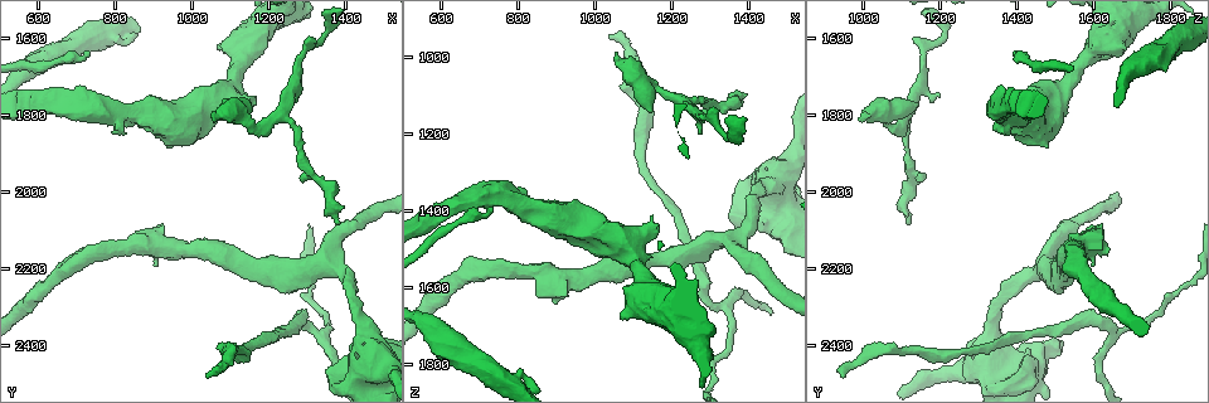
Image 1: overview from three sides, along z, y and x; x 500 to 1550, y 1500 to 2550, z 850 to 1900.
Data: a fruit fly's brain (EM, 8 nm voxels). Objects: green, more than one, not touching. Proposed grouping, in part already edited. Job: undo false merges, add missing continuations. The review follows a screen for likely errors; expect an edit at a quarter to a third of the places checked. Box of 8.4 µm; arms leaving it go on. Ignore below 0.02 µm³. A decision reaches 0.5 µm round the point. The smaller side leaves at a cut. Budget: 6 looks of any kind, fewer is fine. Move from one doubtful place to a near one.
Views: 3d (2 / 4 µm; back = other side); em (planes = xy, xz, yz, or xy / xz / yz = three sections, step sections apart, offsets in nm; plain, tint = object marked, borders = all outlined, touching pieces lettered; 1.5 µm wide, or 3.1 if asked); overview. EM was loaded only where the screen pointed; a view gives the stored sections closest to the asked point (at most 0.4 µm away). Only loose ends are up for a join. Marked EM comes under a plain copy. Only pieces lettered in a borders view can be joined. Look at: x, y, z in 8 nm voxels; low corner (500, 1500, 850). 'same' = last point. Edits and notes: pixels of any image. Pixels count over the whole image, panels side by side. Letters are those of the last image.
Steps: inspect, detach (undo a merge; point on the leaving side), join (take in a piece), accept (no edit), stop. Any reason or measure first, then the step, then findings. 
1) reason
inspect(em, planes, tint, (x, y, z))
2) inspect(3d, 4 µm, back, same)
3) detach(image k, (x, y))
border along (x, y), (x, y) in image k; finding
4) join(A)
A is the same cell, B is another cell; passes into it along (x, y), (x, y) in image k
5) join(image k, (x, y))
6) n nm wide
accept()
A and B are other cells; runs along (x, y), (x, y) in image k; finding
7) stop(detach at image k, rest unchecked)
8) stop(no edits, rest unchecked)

branch stops here
inspect(em, planes, borders, (1155, 1760, 1420))

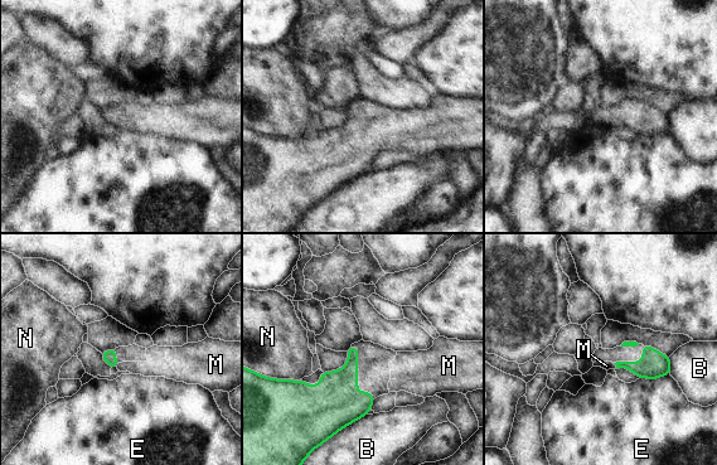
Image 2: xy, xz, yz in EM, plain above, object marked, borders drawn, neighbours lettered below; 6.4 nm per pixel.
join(M)
M is the same cell, B, E and N are other cells; it goes on there

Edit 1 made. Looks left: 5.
redraw
inspect(overview)

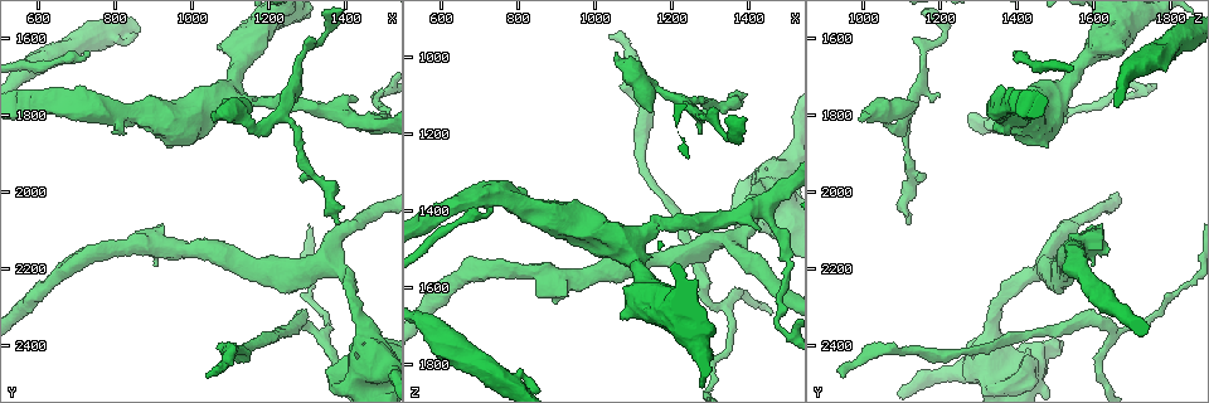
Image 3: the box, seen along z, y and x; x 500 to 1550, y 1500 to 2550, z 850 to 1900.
inspect(3d, 4 µm, back, (1130, 1800, 1075))

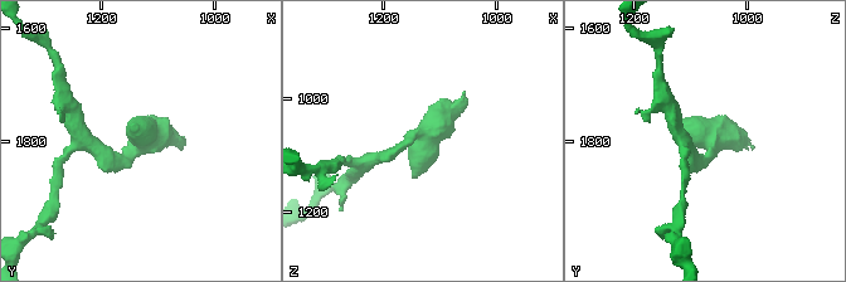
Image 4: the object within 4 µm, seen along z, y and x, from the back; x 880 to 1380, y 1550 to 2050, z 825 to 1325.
need the tissue
inspect(em, planes, borders, (1130, 1795, 1065))

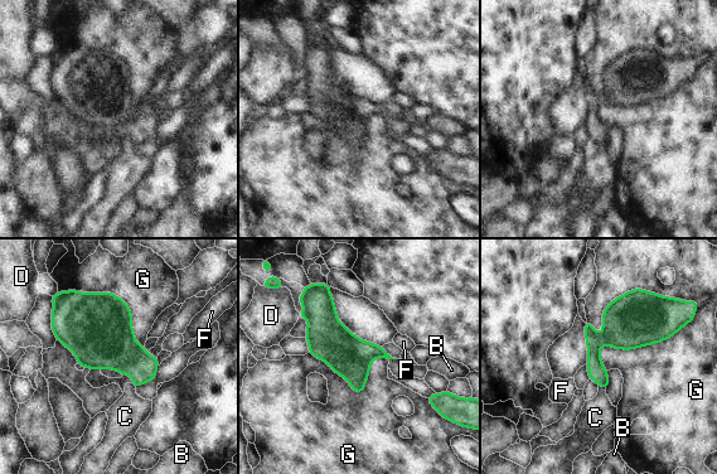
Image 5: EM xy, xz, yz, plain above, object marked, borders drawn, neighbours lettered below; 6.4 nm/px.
accept()
B, C, D, F and G are other cells; border along (679, 299), (587, 322) in image 5; continuous, no second cell

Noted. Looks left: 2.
thin end
inspect(3d, 4 µm, back, (1385, 2085, 1115))

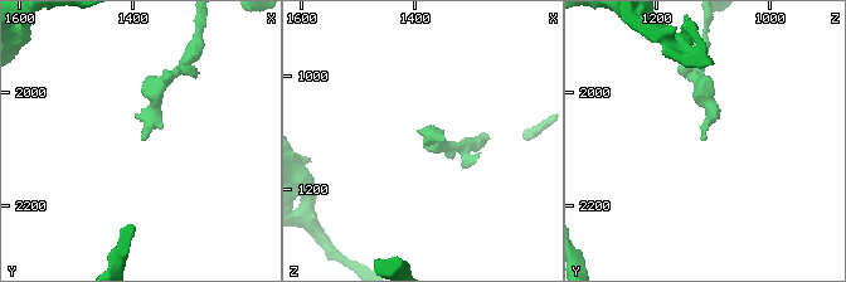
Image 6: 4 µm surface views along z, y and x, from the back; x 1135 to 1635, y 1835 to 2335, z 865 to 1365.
need the tissue
inspect(em, planes, borders, (1380, 2090, 1115))

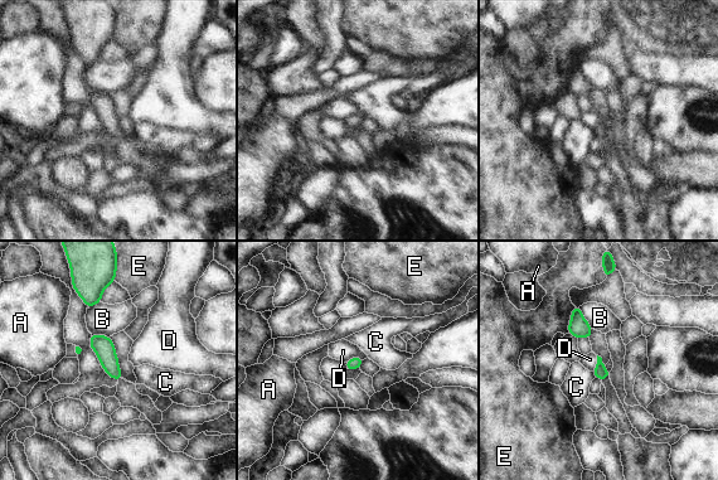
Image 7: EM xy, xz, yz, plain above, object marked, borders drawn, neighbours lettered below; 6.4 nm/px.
accept()
A, B, C, D and E are other cells; border along (592, 372), (596, 377) in image 7; none of them fits

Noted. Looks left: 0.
stop(join at image 2, rest unchecked)

